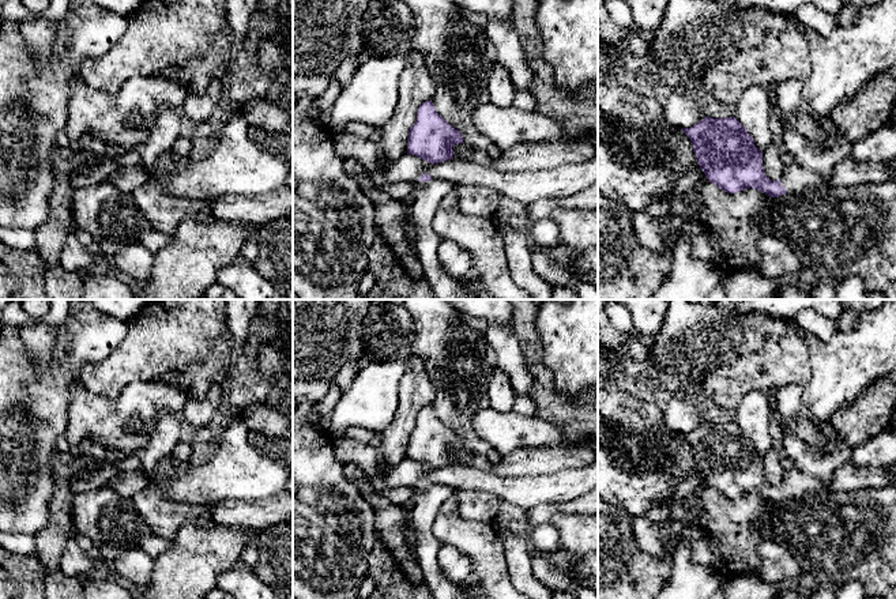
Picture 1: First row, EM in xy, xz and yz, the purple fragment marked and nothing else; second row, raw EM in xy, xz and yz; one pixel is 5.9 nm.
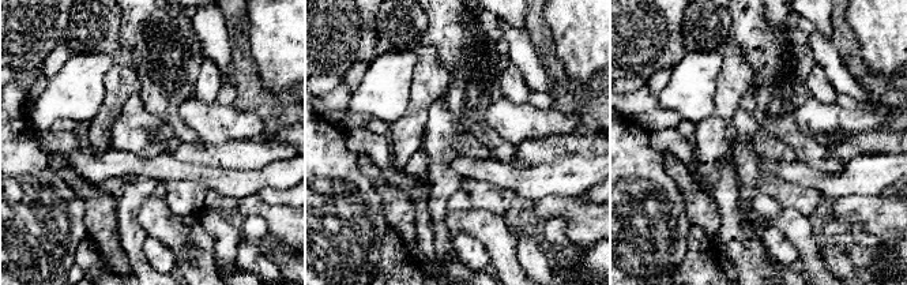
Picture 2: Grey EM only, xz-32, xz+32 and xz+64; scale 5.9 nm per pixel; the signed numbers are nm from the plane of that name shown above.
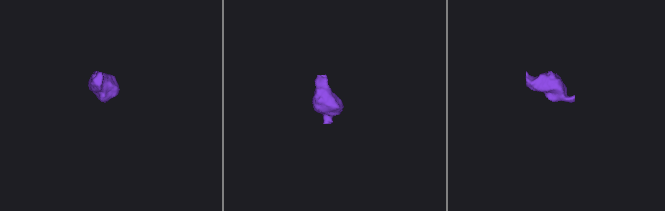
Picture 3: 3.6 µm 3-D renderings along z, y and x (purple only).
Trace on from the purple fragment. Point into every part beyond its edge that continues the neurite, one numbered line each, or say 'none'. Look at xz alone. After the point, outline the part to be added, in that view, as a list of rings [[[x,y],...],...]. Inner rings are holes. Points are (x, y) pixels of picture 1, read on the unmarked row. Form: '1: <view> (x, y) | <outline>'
1: xz (428, 500) | [[[438,483],[415,487],[411,523],[415,534],[417,562],[434,599],[473,599],[463,587],[441,572],[437,561],[441,542],[433,535],[432,527],[440,508],[452,493],[451,487]]]

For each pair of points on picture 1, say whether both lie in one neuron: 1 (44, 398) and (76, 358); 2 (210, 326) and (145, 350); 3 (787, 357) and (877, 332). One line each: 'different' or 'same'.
1: same
2: same
3: different

